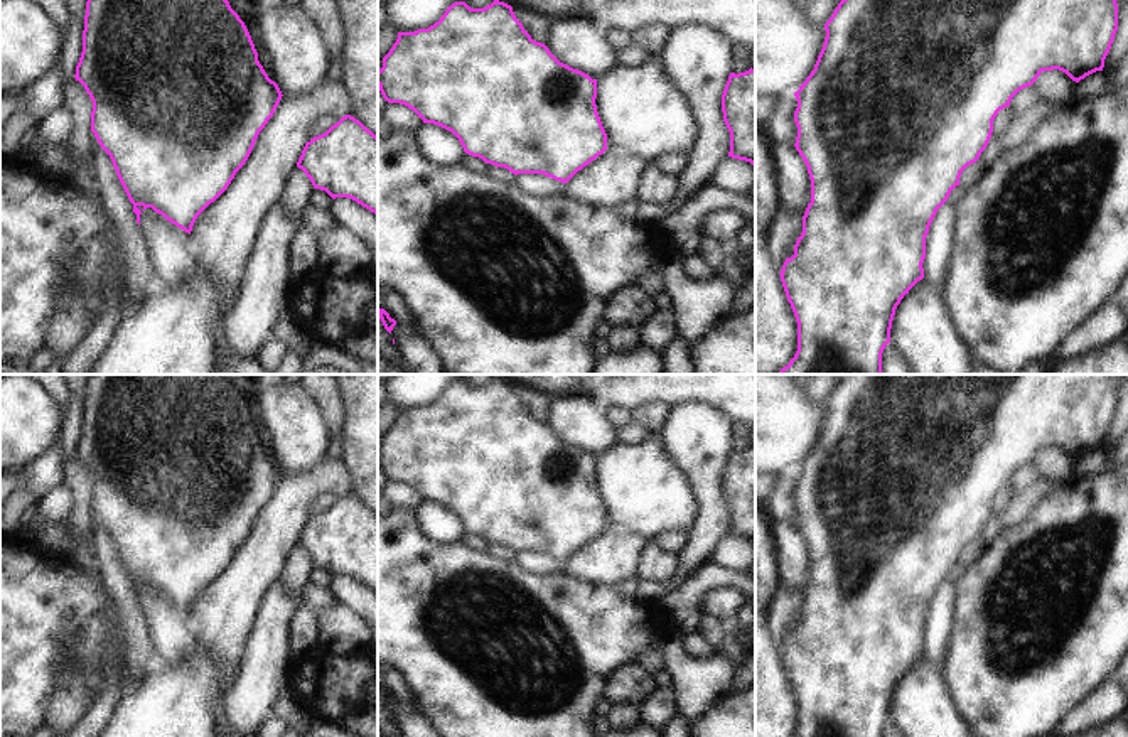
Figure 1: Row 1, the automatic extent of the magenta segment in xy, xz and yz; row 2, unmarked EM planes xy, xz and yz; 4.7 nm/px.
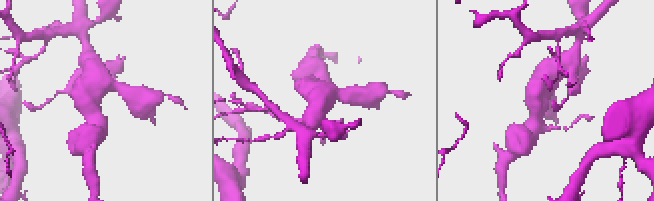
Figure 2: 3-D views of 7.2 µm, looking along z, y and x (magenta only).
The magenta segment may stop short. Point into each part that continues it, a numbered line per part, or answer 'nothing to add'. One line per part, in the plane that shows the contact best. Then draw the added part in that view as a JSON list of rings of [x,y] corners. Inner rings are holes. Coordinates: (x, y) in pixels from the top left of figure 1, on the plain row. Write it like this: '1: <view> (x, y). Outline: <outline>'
nothing to add

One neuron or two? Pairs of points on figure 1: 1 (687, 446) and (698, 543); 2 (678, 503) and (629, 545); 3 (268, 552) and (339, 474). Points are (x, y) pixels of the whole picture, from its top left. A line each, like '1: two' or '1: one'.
1: one
2: two
3: one

